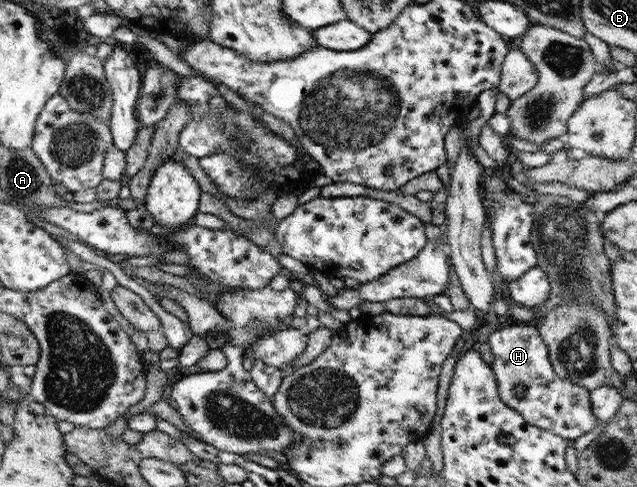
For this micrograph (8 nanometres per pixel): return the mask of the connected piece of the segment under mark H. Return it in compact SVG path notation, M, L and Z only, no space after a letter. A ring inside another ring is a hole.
M517 323L496 329L491 334L488 342L493 352L493 362L490 364L494 370L497 379L498 393L510 407L520 411L521 416L533 426L541 427L542 429L553 431L553 434L563 438L575 441L579 436L591 432L593 428L601 425L600 420L595 416L591 408L590 391L579 384L573 384L568 380L559 378L553 370L551 361L549 360L549 350L539 331L536 327L532 327L526 323ZM522 384L524 386L524 395L518 397L515 392L515 387Z

